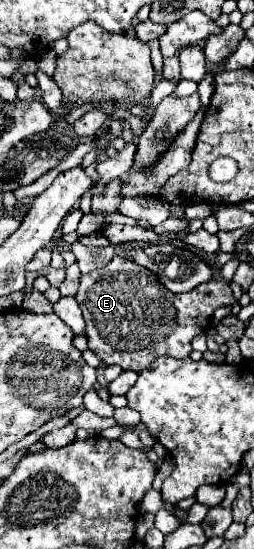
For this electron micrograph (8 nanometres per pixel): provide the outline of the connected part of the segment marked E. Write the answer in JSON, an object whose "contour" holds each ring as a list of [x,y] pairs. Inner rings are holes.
{"contour":[[[117,255],[105,269],[97,269],[81,277],[75,299],[83,311],[89,349],[105,365],[121,365],[123,369],[137,373],[161,355],[187,359],[193,337],[209,329],[213,311],[221,305],[235,303],[231,287],[221,279],[211,279],[189,293],[177,295],[165,289],[165,285],[155,279],[149,269]]]}

